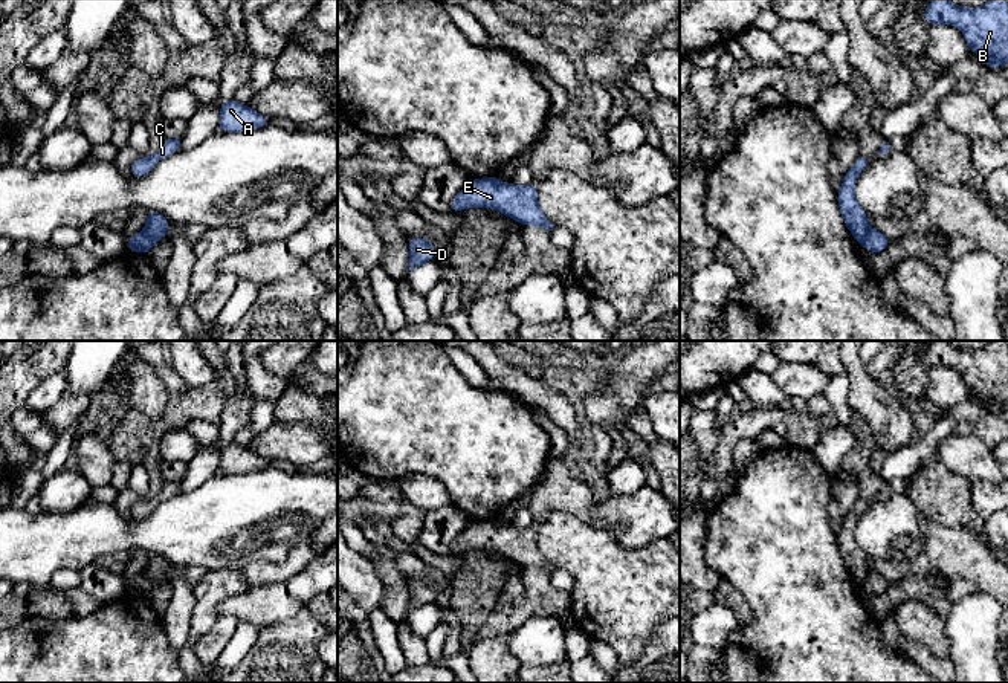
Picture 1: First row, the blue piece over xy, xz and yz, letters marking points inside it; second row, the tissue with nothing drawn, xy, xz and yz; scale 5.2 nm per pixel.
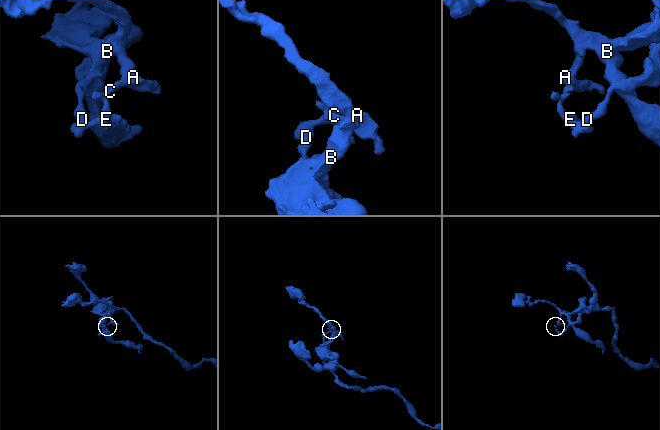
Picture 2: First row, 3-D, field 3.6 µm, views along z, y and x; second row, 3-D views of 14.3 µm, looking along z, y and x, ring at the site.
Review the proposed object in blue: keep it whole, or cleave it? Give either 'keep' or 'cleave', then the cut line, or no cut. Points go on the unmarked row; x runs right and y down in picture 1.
cleave | xy (142, 573), (156, 582)

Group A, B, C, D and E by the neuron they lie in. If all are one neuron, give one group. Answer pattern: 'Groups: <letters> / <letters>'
Groups: A B C / D E

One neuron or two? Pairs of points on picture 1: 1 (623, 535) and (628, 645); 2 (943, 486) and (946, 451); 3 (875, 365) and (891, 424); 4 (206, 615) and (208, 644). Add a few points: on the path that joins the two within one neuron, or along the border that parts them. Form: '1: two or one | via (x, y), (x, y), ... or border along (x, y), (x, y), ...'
1: two | border along (610, 534), (628, 547), (642, 547), (659, 540)
2: two | border along (933, 456), (949, 471), (962, 475), (970, 483)
3: two | border along (865, 362), (865, 370), (878, 381)
4: two | border along (217, 616), (194, 645), (194, 656), (199, 662)

